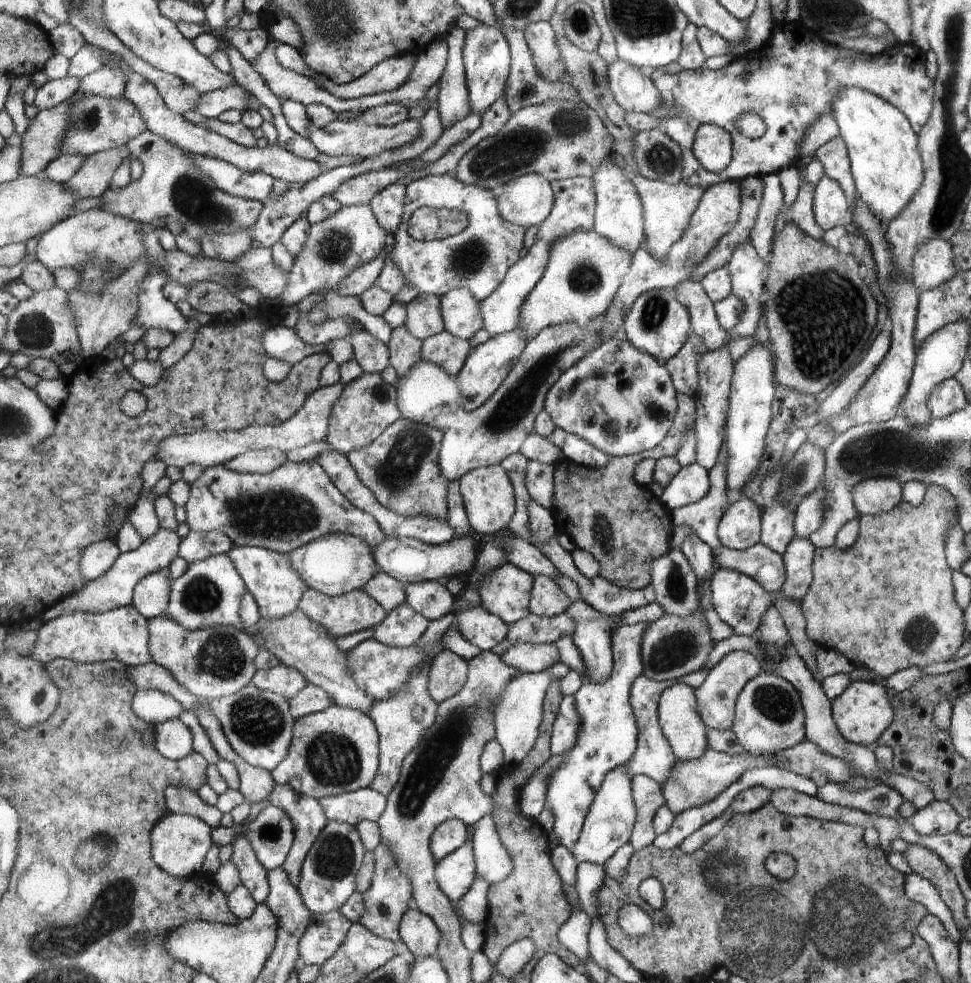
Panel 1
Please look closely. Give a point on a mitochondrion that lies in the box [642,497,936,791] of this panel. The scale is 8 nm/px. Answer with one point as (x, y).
(672, 651)

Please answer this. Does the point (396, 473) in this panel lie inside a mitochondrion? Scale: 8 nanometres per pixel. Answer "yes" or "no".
yes

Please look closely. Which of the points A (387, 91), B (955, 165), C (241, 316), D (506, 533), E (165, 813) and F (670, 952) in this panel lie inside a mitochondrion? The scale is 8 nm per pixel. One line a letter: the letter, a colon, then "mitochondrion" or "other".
A: other
B: mitochondrion
C: other
D: other
E: other
F: other

